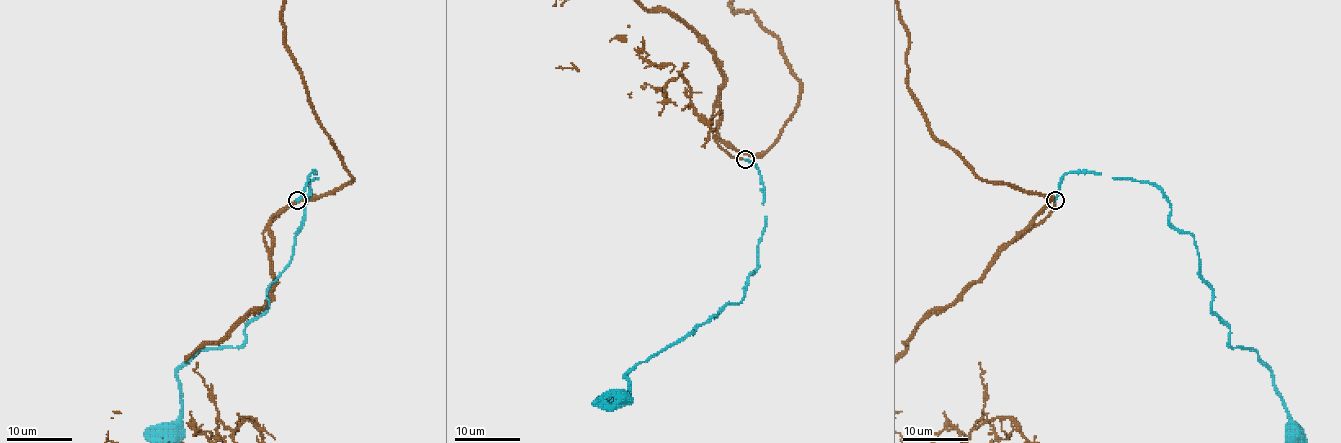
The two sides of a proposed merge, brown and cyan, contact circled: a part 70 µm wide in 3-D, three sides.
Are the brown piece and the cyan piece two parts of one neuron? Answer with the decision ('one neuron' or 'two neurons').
one neuron

